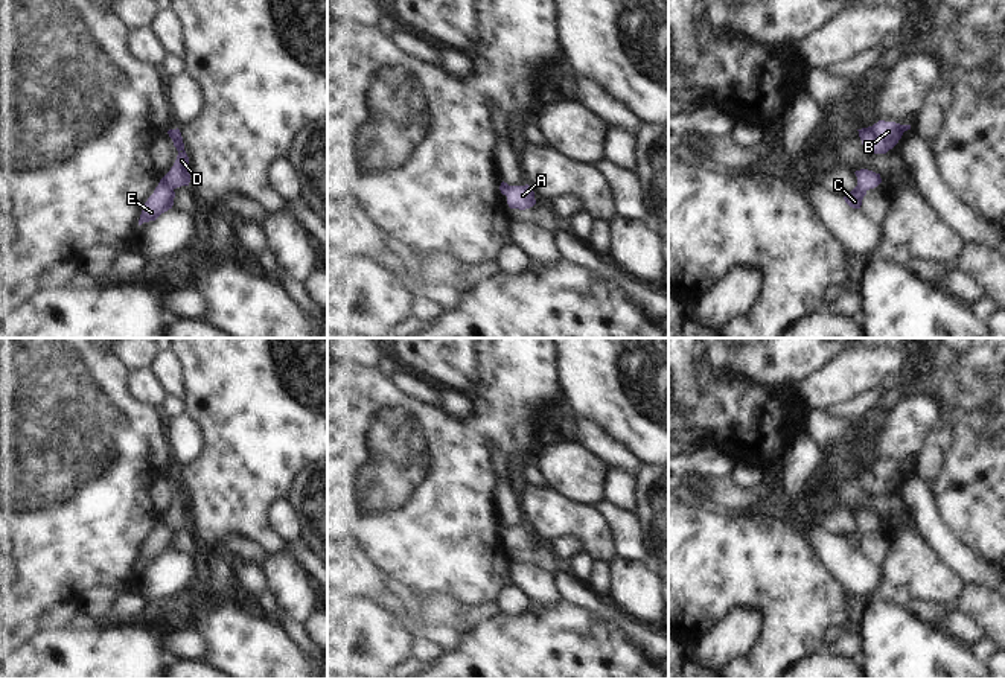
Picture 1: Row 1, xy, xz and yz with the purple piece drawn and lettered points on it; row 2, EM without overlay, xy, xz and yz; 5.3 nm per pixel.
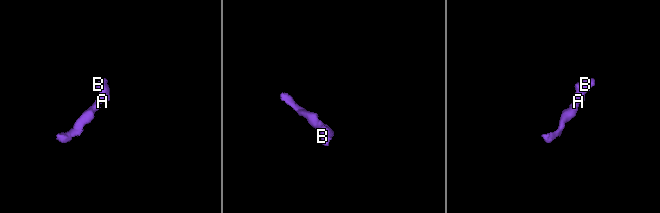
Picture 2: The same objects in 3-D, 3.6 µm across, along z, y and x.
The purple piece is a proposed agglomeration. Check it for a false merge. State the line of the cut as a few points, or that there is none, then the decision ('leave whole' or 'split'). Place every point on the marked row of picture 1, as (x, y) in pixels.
no cut; leave whole

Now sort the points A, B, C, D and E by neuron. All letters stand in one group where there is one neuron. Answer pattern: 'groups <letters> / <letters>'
groups A B C D E

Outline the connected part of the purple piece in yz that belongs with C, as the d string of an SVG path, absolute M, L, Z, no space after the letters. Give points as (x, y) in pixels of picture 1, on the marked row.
M860 169L854 172L857 177L857 186L844 196L845 202L853 209L860 209L862 199L869 189L877 187L882 183L880 174L868 169Z

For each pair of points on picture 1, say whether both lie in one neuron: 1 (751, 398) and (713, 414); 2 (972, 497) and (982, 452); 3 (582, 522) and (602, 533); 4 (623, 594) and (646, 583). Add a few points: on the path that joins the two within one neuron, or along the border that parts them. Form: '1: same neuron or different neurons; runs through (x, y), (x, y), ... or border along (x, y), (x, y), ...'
1: same neuron; runs through (742, 407), (737, 411), (722, 411)
2: same neuron; runs through (975, 486), (976, 463)
3: same neuron; runs through (587, 524), (597, 533)
4: same neuron; runs through (629, 594), (640, 589)

